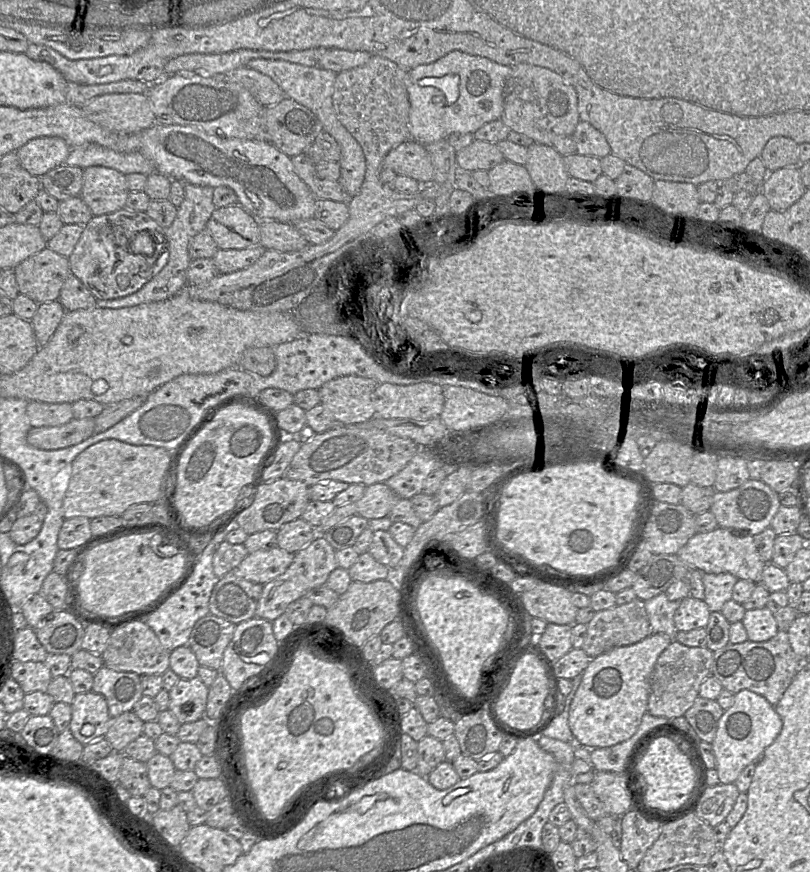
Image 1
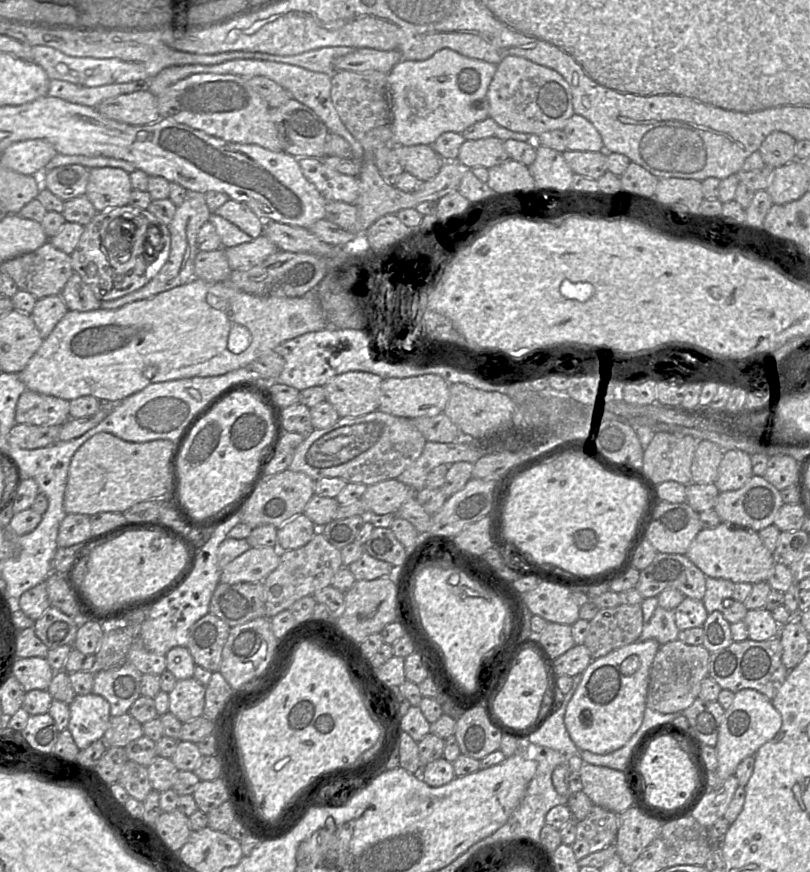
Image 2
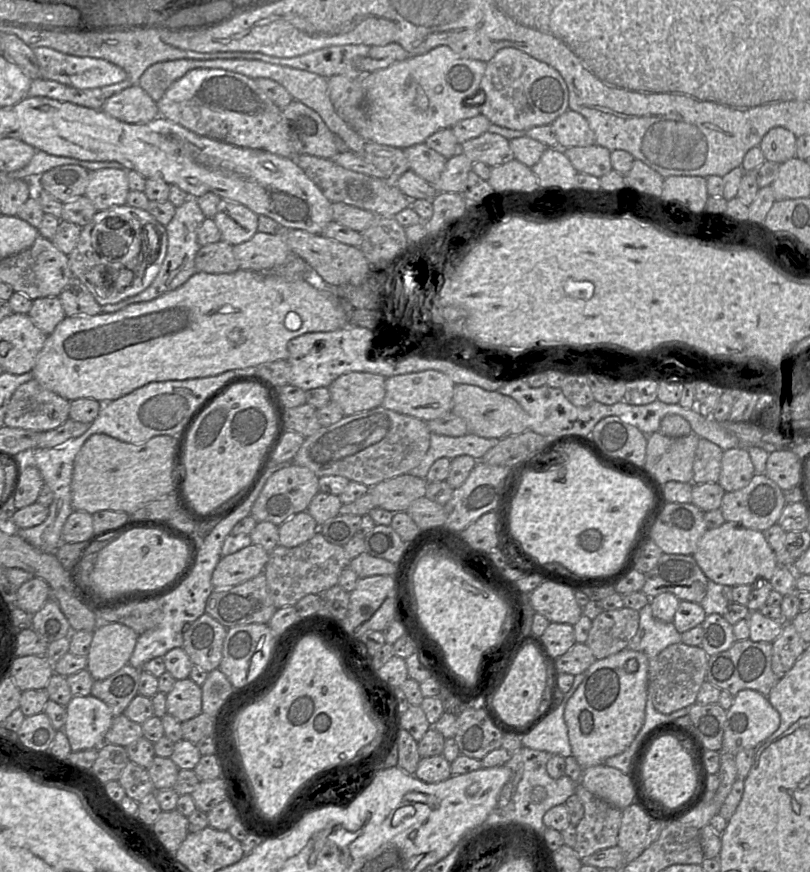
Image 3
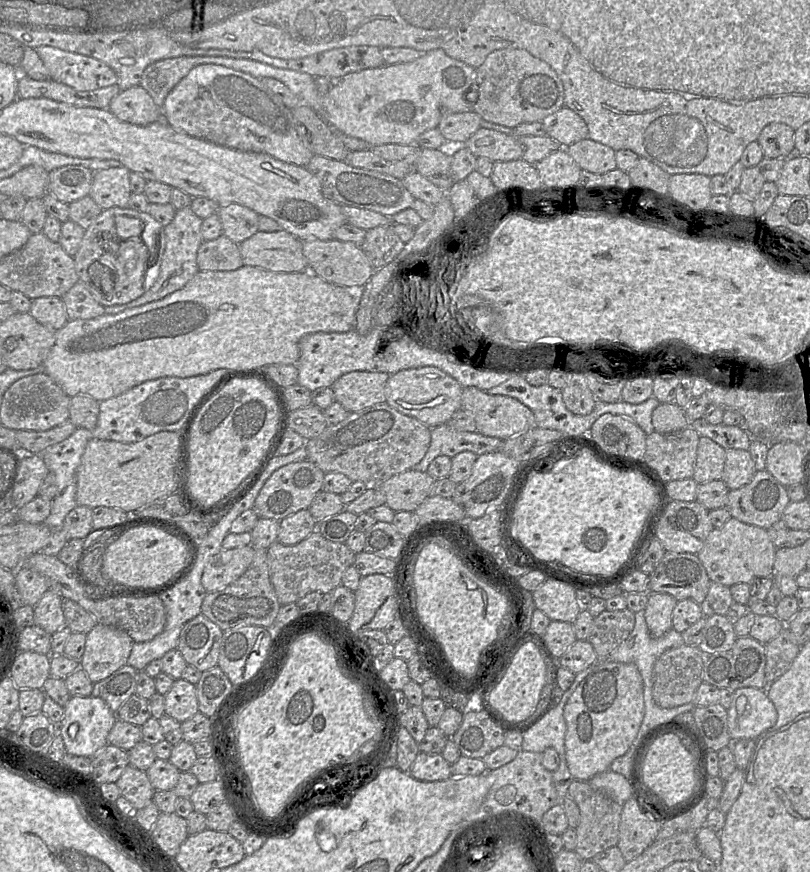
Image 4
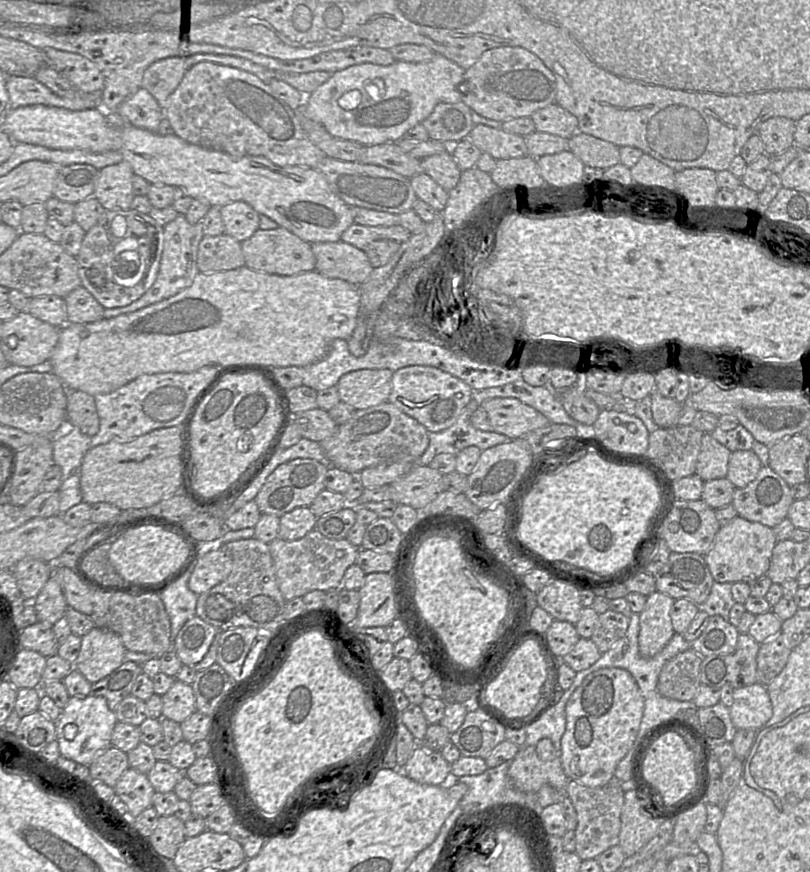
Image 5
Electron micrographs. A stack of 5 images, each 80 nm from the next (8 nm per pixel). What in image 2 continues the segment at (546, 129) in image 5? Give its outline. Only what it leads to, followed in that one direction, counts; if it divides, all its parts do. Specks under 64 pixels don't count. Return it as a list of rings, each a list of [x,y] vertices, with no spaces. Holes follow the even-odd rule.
[[[573,114],[563,131],[567,137],[567,150],[599,152],[604,150],[603,141],[593,124],[581,115]]]

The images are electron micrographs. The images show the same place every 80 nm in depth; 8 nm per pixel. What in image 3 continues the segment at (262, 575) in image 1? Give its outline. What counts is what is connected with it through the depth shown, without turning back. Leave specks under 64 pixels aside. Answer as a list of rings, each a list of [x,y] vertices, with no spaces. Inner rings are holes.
[[[250,544],[227,556],[222,556],[212,575],[214,588],[232,588],[262,573],[269,553],[261,546]]]

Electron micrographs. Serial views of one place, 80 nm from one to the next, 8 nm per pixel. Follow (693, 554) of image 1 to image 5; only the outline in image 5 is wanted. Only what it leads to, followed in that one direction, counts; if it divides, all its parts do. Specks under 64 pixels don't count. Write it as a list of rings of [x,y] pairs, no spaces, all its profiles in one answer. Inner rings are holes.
[[[737,515],[720,527],[704,559],[715,582],[754,582],[766,575],[776,543],[773,528]]]

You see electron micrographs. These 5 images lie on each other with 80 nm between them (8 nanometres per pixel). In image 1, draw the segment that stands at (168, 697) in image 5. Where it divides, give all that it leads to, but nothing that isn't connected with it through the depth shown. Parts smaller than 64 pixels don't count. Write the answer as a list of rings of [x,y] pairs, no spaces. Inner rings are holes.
[[[198,677],[179,679],[169,691],[169,707],[180,724],[205,717],[208,686]]]

